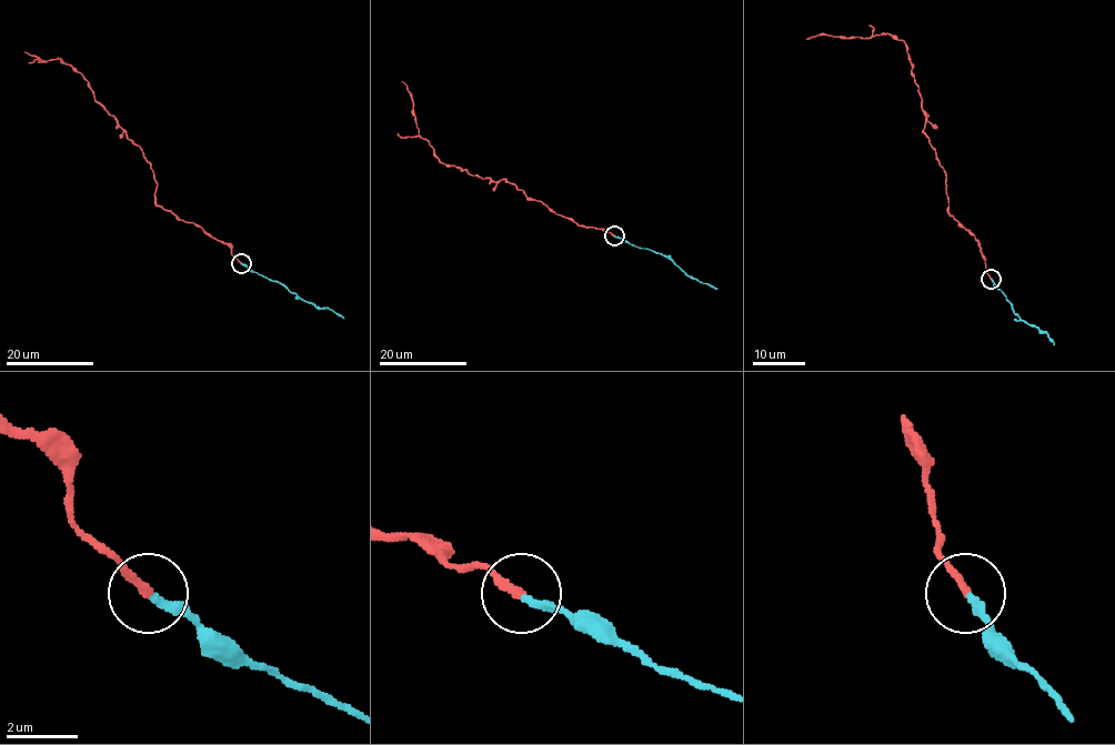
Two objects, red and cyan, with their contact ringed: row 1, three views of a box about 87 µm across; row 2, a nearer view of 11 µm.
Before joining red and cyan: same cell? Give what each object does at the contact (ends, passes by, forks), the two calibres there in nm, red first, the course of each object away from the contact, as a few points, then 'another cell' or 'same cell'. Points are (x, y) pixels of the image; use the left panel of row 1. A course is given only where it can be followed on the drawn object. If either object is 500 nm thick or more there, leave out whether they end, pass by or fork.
red ends; cyan ends; calibres 240 and 220 nm; course red (241, 263), (228, 247), (158, 205), (154, 174), (141, 150), (98, 102), (80, 72), (60, 58), (28, 62); course cyan (241, 263), (279, 281), (314, 305), (331, 309), (343, 319); another cell

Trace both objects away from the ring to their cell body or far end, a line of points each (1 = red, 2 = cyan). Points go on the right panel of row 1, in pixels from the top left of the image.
1: (991, 278), (978, 241), (950, 214), (946, 173), (924, 131), (926, 114), (906, 46), (885, 33), (806, 39)
2: (991, 278), (1013, 311), (1047, 333), (1053, 345)

